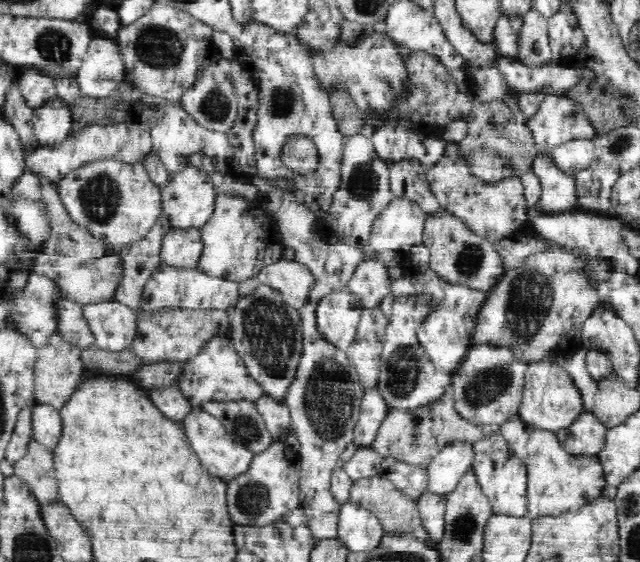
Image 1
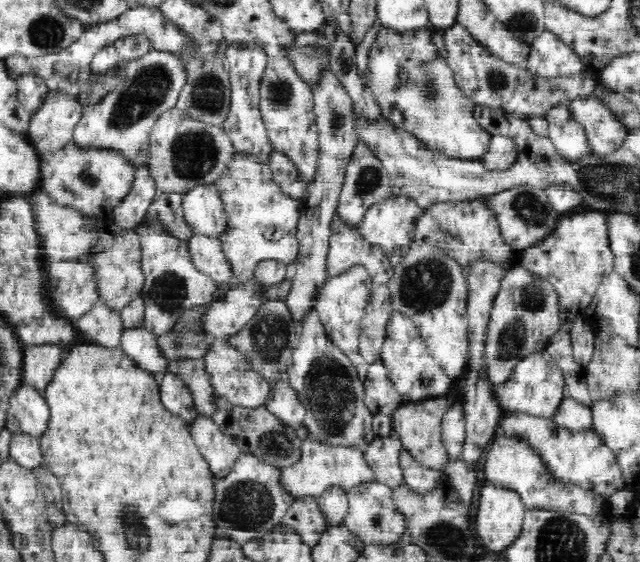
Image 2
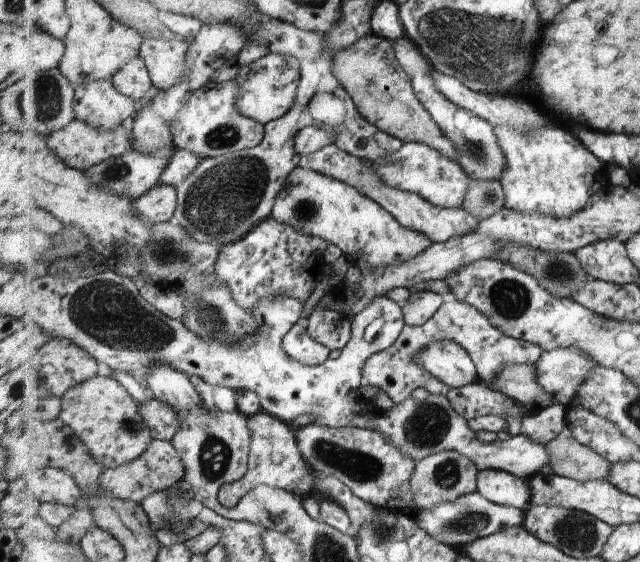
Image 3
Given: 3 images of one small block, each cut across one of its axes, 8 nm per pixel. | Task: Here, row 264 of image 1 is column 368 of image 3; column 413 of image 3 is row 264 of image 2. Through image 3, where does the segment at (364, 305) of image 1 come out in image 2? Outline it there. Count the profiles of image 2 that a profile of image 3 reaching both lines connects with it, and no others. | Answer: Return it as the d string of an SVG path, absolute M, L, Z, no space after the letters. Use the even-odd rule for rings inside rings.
M338 214L332 222L330 239L326 266L328 278L363 266L373 285L387 285L392 280L395 270L390 266L390 260L384 258L384 252L368 244L358 229L353 230L347 223L341 222Z

